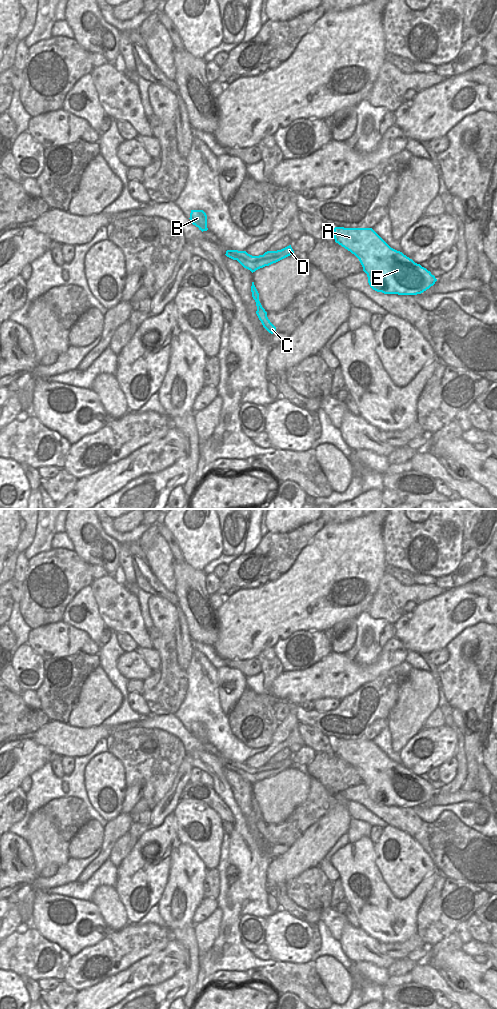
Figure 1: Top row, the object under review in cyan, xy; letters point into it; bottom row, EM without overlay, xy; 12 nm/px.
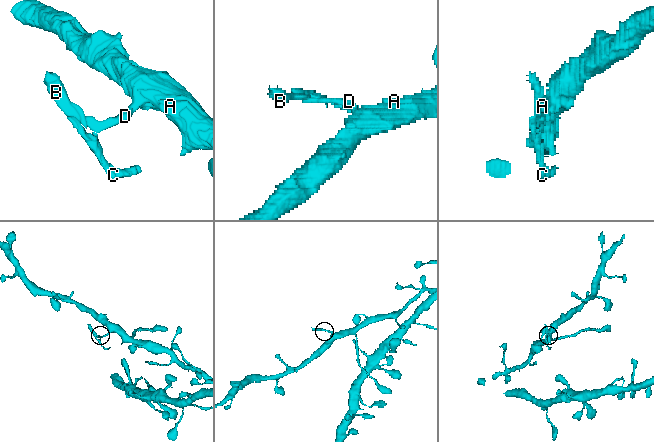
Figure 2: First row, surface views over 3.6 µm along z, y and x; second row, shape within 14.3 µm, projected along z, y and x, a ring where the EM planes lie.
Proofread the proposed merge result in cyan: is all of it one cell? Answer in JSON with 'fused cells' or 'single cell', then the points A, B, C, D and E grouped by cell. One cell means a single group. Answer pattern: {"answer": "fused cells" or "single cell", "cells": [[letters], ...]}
{"answer": "fused cells", "cells": [["A", "D", "E"], ["B", "C"]]}

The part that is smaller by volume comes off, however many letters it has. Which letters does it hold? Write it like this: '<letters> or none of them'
B, C

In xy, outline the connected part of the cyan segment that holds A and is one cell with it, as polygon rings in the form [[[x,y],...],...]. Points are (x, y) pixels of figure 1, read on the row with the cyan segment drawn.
[[[335,227],[335,242],[354,254],[367,274],[370,287],[384,294],[417,295],[435,284],[437,279],[426,268],[402,252],[391,248],[372,228]]]

